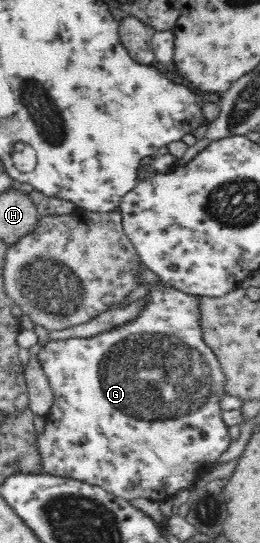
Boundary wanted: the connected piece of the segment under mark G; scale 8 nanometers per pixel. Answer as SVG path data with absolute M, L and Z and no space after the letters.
M138 262L133 271L137 284L148 289L146 295L142 297L144 305L138 309L136 319L132 319L128 323L120 323L120 325L116 325L108 331L96 333L92 337L54 339L54 341L48 341L40 349L38 359L52 390L53 398L52 407L50 407L50 411L45 417L46 425L44 425L42 433L35 435L34 444L39 455L41 469L46 474L73 477L88 482L90 485L102 487L102 489L128 501L144 497L144 499L163 502L172 498L178 491L192 487L199 477L204 477L207 469L210 469L211 465L216 463L216 459L228 449L228 445L231 443L228 427L220 415L220 399L226 394L226 376L222 366L220 366L219 357L215 355L215 351L207 345L203 337L204 333L200 323L202 320L201 296L175 289L165 283L162 278L156 276L156 273L153 273L142 262Z

